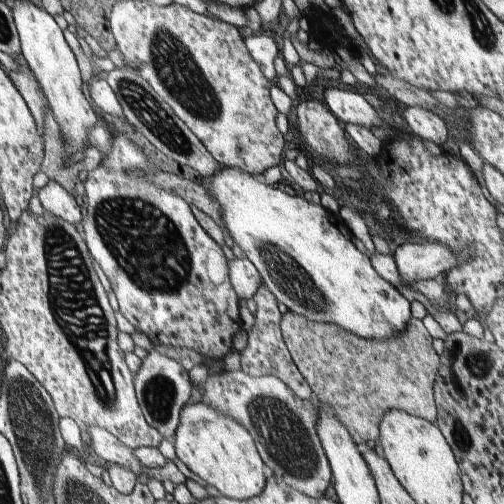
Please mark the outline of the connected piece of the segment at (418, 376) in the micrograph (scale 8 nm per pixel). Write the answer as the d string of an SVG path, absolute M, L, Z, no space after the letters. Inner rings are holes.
M288 310L282 315L281 332L286 346L292 355L294 364L306 379L320 405L330 405L337 417L346 425L353 441L360 445L370 440L377 442L379 438L379 420L382 415L392 409L400 409L408 414L434 422L436 406L434 406L434 382L440 368L440 357L432 345L433 336L426 330L422 320L411 318L403 333L392 335L387 339L362 338L349 330L344 330L336 323L311 321ZM328 384L332 398L322 398L322 388Z

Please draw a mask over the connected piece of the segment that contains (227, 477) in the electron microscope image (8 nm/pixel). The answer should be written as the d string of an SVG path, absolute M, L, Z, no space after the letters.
M198 399L197 403L184 405L179 412L179 425L175 436L172 438L175 444L177 458L184 463L198 478L202 478L208 486L214 486L220 494L231 499L248 500L263 492L264 461L258 454L259 447L249 430L235 418L213 407L210 403Z

